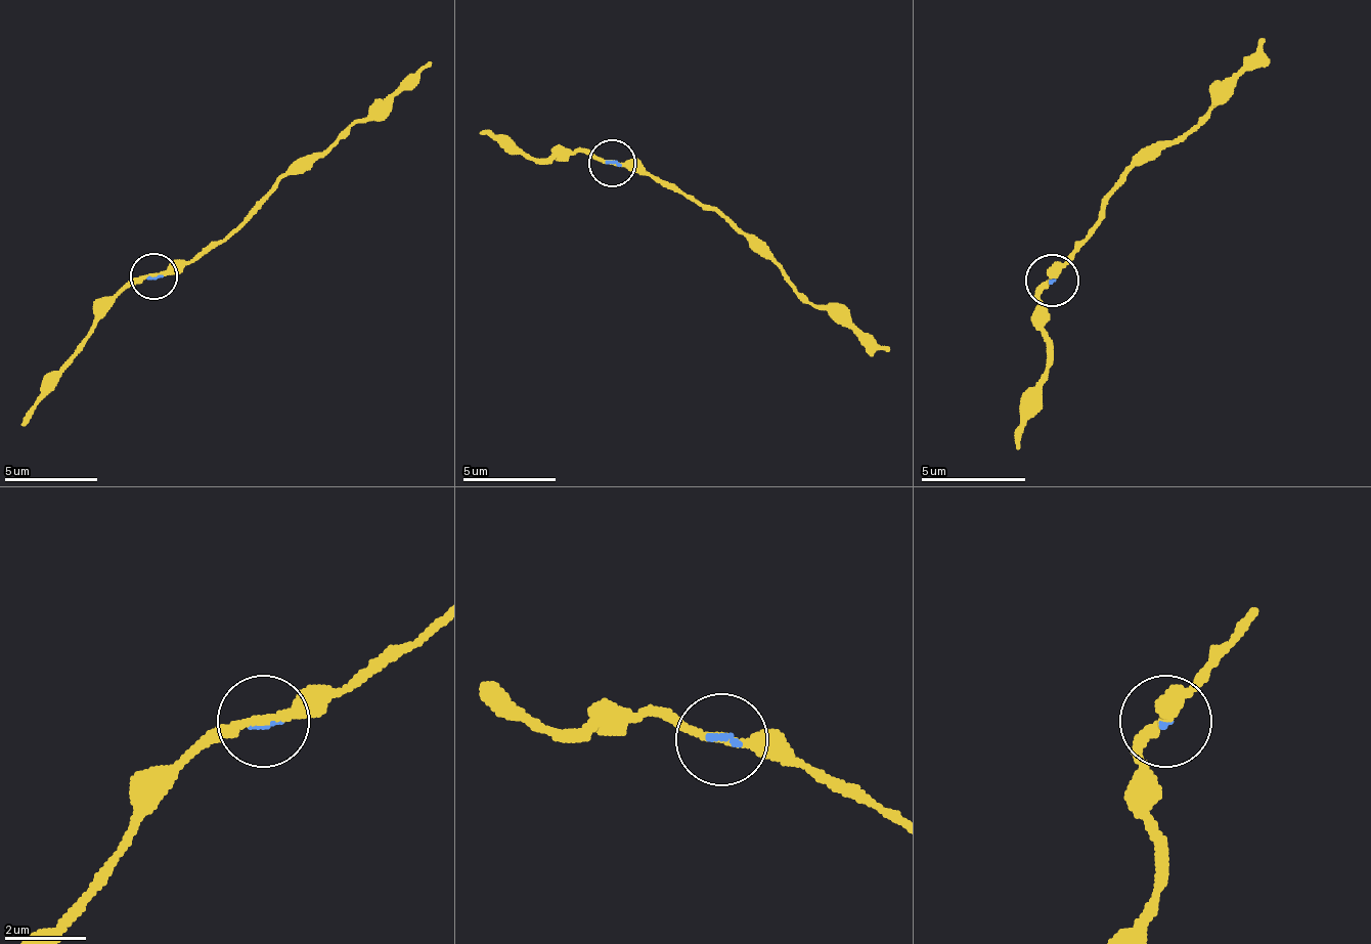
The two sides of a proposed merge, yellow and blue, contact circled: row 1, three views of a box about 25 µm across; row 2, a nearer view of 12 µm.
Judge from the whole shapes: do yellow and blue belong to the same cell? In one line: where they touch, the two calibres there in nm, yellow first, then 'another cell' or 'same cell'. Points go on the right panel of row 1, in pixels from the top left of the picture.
at (1052, 280); 220 nm thick on the yellow side, 100 nm on the other; same cell

